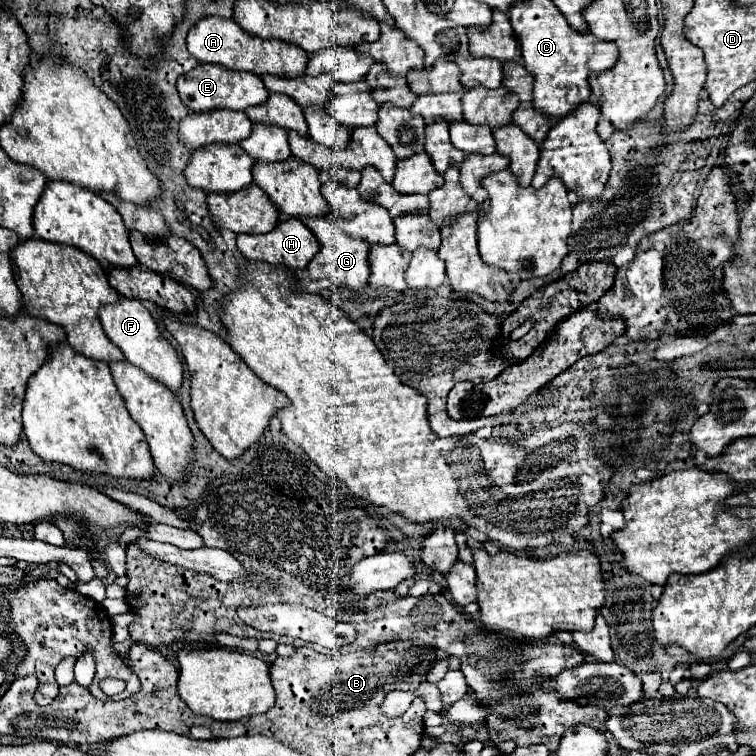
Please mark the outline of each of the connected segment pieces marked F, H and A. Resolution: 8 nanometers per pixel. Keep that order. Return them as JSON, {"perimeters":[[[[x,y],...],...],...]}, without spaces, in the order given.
{"perimeters":[[[[122,299],[116,305],[106,305],[100,309],[100,321],[106,331],[106,335],[116,343],[116,347],[122,349],[126,361],[138,369],[142,369],[152,379],[158,379],[164,387],[168,387],[172,393],[178,393],[182,387],[182,363],[178,359],[176,349],[162,337],[154,317],[150,311],[142,305],[142,301],[136,299]]],[[[284,219],[270,233],[264,235],[238,235],[238,251],[244,259],[256,259],[270,265],[282,265],[290,271],[306,269],[310,259],[318,253],[320,245],[312,231],[300,219]]],[[[218,17],[202,19],[202,23],[198,23],[194,31],[190,31],[188,51],[194,59],[198,59],[198,63],[214,63],[230,71],[248,71],[258,77],[276,75],[294,79],[298,75],[304,75],[308,65],[308,55],[302,49],[274,39],[250,37],[246,31],[242,31],[242,27],[238,27],[238,23],[234,23],[234,19],[218,19]]]]}

